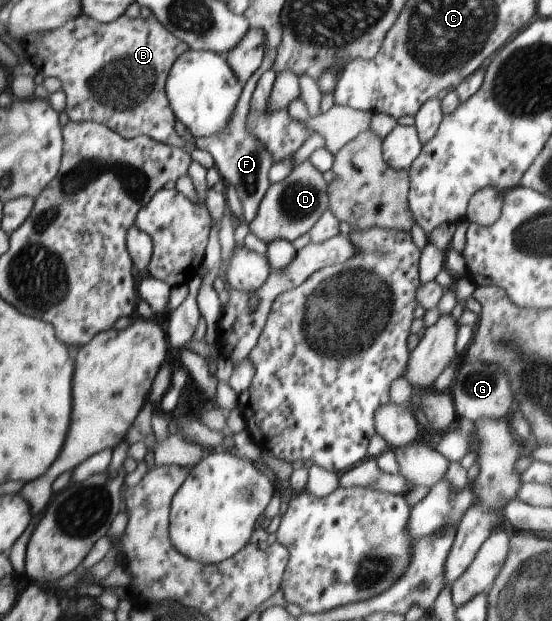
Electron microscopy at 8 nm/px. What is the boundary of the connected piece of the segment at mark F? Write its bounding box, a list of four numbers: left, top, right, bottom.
[196,43,272,224]

